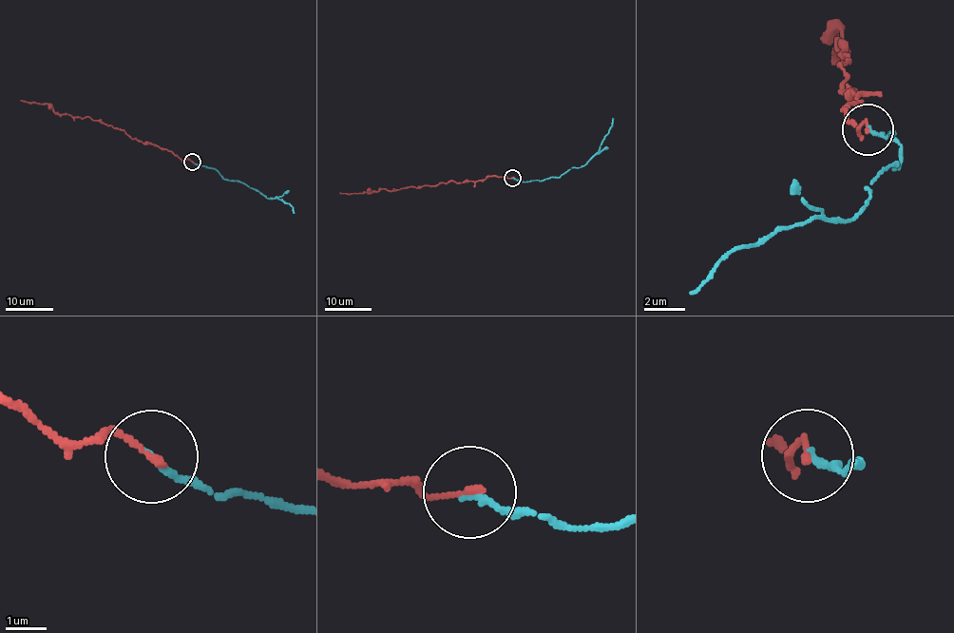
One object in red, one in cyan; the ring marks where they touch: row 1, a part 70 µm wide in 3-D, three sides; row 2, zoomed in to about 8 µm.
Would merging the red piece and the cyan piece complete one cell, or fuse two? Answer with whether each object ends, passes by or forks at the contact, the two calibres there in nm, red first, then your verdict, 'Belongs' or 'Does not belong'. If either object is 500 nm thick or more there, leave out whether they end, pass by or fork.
At the ring red ends. At the ring cyan ends. Thickness 170 nm (red) against 150 nm. Belongs

